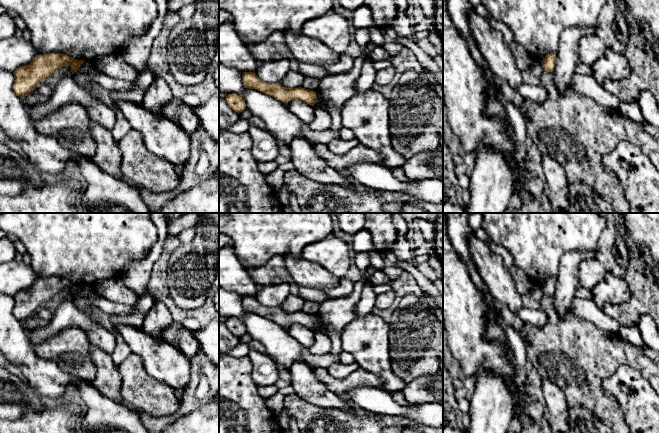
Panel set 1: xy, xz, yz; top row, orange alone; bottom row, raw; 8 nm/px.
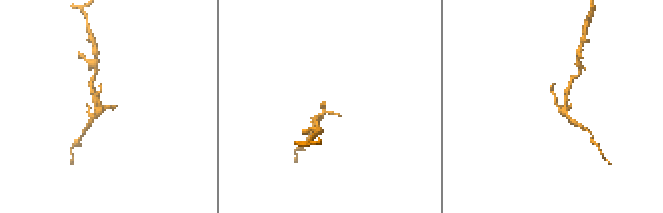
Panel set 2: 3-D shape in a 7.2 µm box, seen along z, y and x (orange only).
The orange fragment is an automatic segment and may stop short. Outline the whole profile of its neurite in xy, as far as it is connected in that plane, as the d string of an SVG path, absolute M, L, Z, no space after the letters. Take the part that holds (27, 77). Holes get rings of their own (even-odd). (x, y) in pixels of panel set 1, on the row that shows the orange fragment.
M62 53L36 55L29 65L20 66L13 72L13 90L17 96L24 98L42 80L63 66L69 66L74 74L83 63L84 60L77 60Z

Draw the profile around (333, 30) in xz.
M331 10L305 22L301 33L320 41L330 50L341 55L346 53L349 42L353 39L350 27L349 20Z

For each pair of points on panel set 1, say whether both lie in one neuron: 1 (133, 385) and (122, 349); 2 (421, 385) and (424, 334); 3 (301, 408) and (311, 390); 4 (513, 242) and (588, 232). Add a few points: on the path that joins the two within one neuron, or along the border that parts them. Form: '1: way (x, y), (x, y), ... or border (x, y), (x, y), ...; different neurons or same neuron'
1: border (132, 355), (124, 358), (117, 365); different neurons
2: way (421, 372), (421, 347); same neuron
3: border (294, 393), (310, 403), (327, 408); different neurons
4: way (532, 235), (565, 234), (569, 232); same neuron

